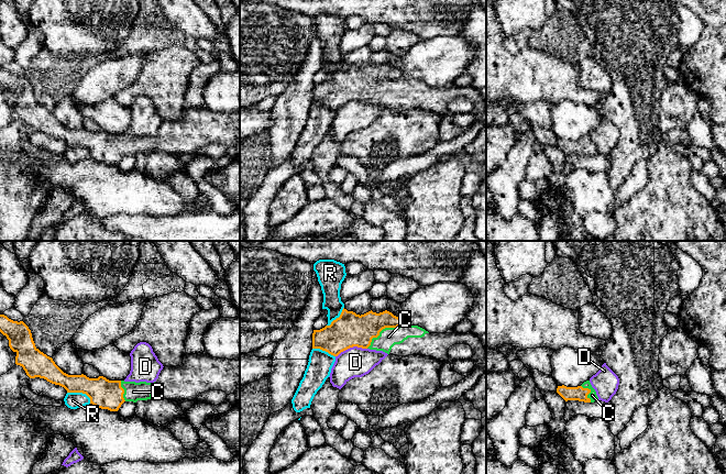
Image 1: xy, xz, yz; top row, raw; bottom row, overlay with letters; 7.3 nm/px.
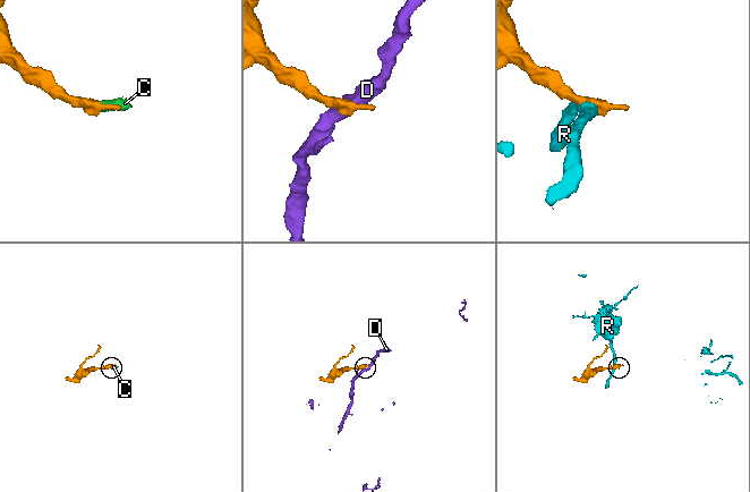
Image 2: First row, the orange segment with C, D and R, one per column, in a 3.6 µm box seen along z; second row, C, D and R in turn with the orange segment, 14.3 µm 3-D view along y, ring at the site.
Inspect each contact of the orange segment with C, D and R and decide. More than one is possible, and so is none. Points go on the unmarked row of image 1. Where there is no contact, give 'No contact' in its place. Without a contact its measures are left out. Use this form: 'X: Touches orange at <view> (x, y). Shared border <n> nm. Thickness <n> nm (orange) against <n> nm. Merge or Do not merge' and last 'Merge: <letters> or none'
C: Touches orange at xz (383, 81). Shared border 340 nm. Thickness 240 nm (orange) against 140 nm. Merge
D: Touches orange at xz (351, 100). Shared border 240 nm. Thickness 240 nm (orange) against 220 nm. Do not merge
R: Touches orange at xy (80, 145). Shared border 190 nm. Thickness 220 nm (orange) against 120 nm. Do not merge
Merge: C

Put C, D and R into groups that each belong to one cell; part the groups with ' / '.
C / D / R

